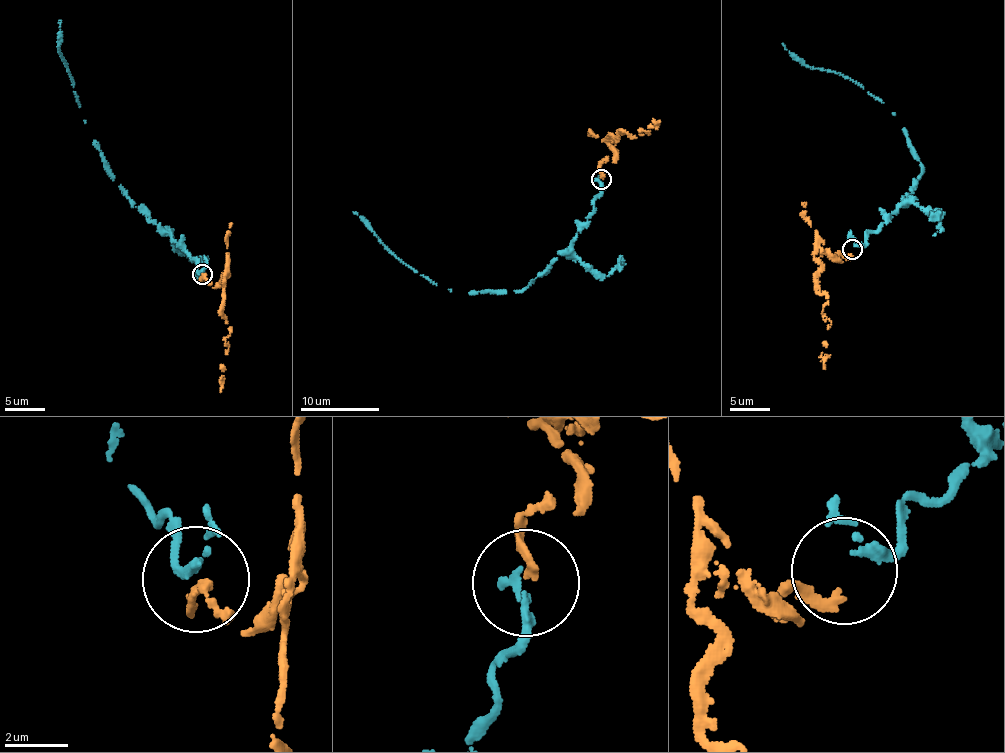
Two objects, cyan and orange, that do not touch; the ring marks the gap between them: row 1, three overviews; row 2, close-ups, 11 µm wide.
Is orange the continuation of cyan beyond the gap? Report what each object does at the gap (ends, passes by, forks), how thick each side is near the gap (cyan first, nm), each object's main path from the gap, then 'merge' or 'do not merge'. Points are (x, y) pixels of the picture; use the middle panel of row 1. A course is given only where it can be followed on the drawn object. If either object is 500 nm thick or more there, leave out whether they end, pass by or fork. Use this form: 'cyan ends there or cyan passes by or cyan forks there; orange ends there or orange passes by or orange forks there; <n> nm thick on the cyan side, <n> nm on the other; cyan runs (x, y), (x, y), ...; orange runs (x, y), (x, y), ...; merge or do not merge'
cyan passes by; orange ends there; 190 nm thick on the cyan side, 300 nm on the other; cyan runs (601, 181), (585, 227), (551, 266), (522, 290), (498, 293), (436, 285), (393, 254), (353, 212); orange runs (602, 178), (599, 165), (613, 162), (614, 138), (637, 138), (641, 129), (649, 134), (660, 122); merge

